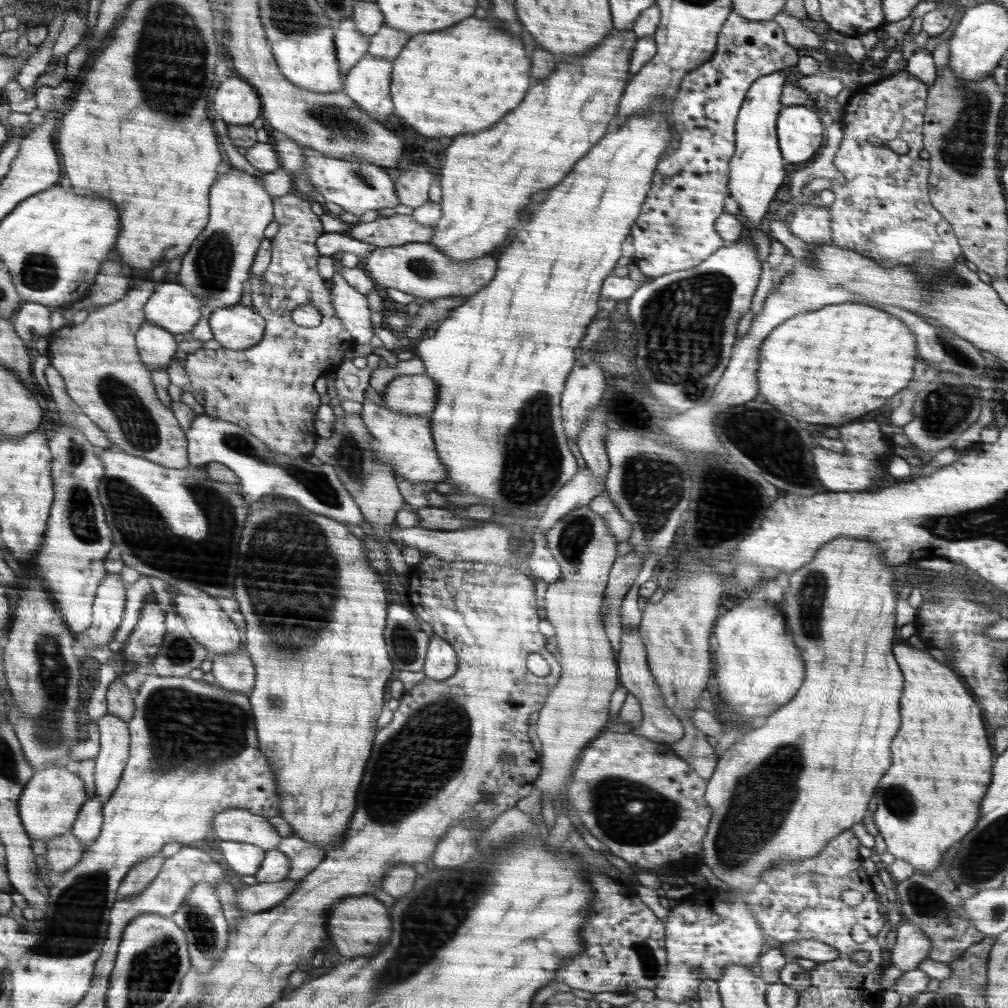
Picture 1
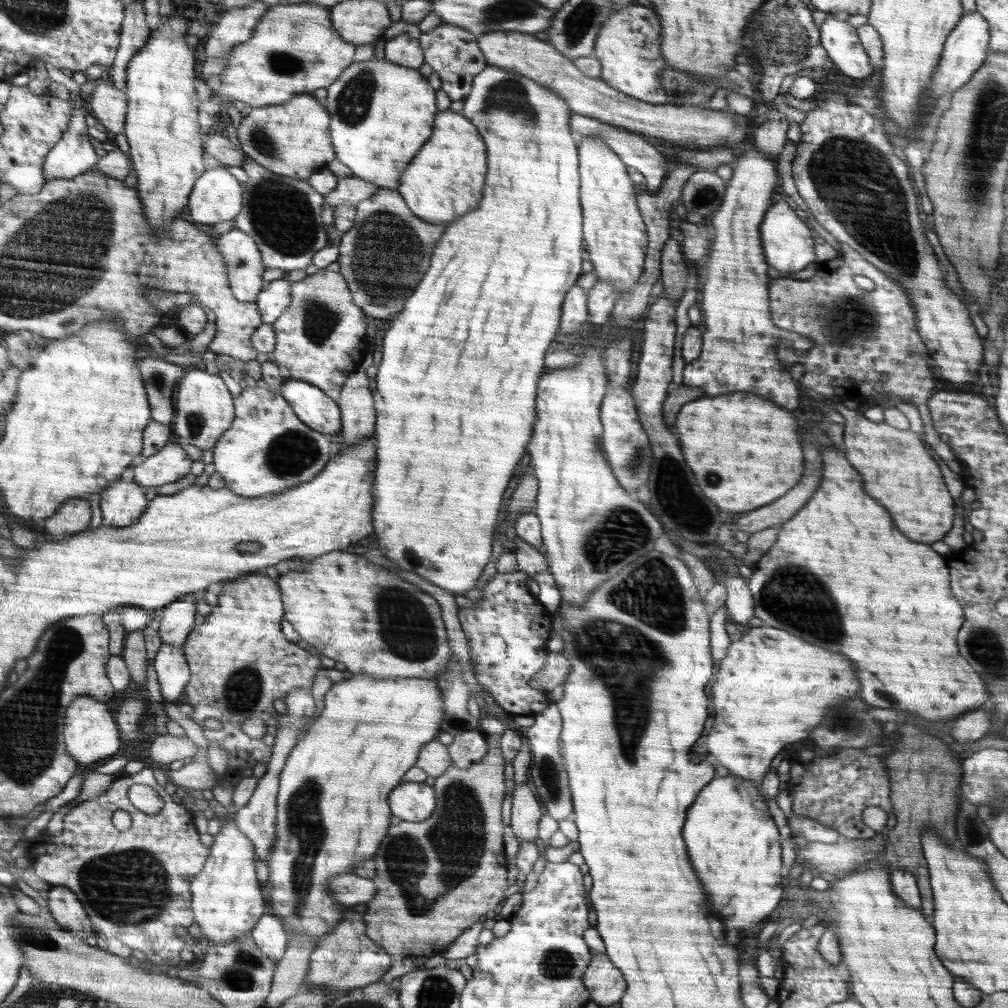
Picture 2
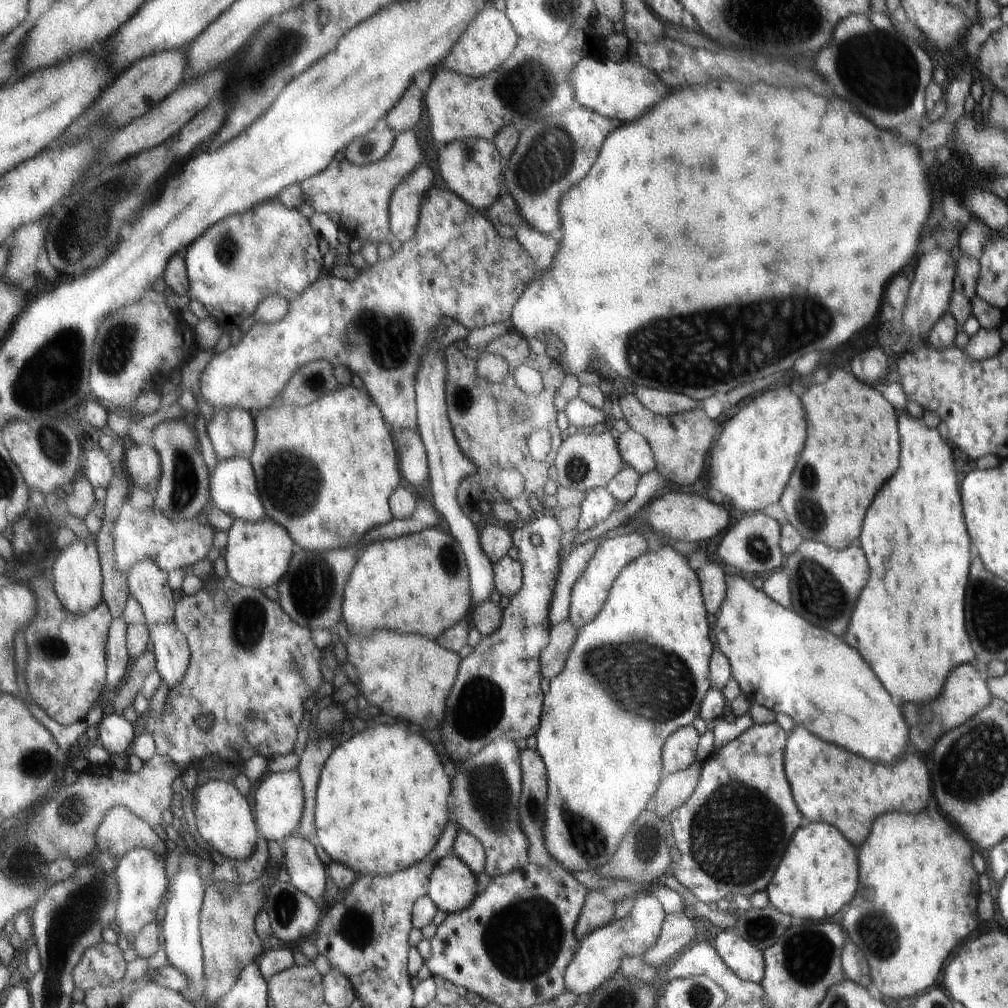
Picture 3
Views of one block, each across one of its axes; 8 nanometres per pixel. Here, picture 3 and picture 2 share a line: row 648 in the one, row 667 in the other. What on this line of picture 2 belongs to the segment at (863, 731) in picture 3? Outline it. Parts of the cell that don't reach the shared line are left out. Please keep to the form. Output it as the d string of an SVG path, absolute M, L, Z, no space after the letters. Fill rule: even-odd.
M770 625L754 627L752 629L746 628L743 630L743 635L740 640L732 641L730 643L725 659L719 664L718 674L715 676L714 686L712 686L712 696L714 696L714 708L716 708L716 712L712 714L712 717L714 718L714 726L712 726L710 734L706 736L708 752L714 754L714 756L718 758L720 764L728 769L734 776L746 780L755 780L756 783L761 784L763 780L760 780L760 778L768 772L768 768L770 768L774 756L776 756L786 744L792 745L792 742L804 740L804 738L810 734L810 728L814 730L814 728L822 722L824 712L826 712L828 708L832 708L834 704L844 702L844 700L856 696L858 692L860 692L860 680L858 680L858 676L856 676L856 670L852 668L850 660L844 658L842 654L834 654L834 652L824 650L824 648L820 648L820 646L808 644L808 642L804 642L804 640L800 640L800 638L796 638L796 636L792 636L792 634L788 634L788 632L780 630L780 628L774 628ZM784 656L788 658L788 662L780 662Z

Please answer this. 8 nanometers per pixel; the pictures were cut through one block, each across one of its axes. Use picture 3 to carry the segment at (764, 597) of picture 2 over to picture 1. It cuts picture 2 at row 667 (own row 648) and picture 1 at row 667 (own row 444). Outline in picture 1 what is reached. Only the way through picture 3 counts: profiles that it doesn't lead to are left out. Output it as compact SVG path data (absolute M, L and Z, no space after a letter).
M898 644L898 664L906 672L906 696L902 696L902 732L894 740L894 764L878 788L874 822L883 836L887 851L895 858L910 863L918 871L933 871L934 866L953 852L960 838L968 834L980 816L980 802L988 790L992 776L992 748L986 738L982 714L972 694L964 688L960 678L930 654L912 646Z

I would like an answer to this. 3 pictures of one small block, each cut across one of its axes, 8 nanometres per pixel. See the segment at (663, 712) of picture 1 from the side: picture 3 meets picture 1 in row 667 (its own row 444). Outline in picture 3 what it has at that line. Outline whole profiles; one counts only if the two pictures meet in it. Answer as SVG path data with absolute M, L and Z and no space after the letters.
M629 428L626 432L620 433L618 444L627 466L632 466L640 475L658 472L654 450L650 448L649 441L641 433Z

